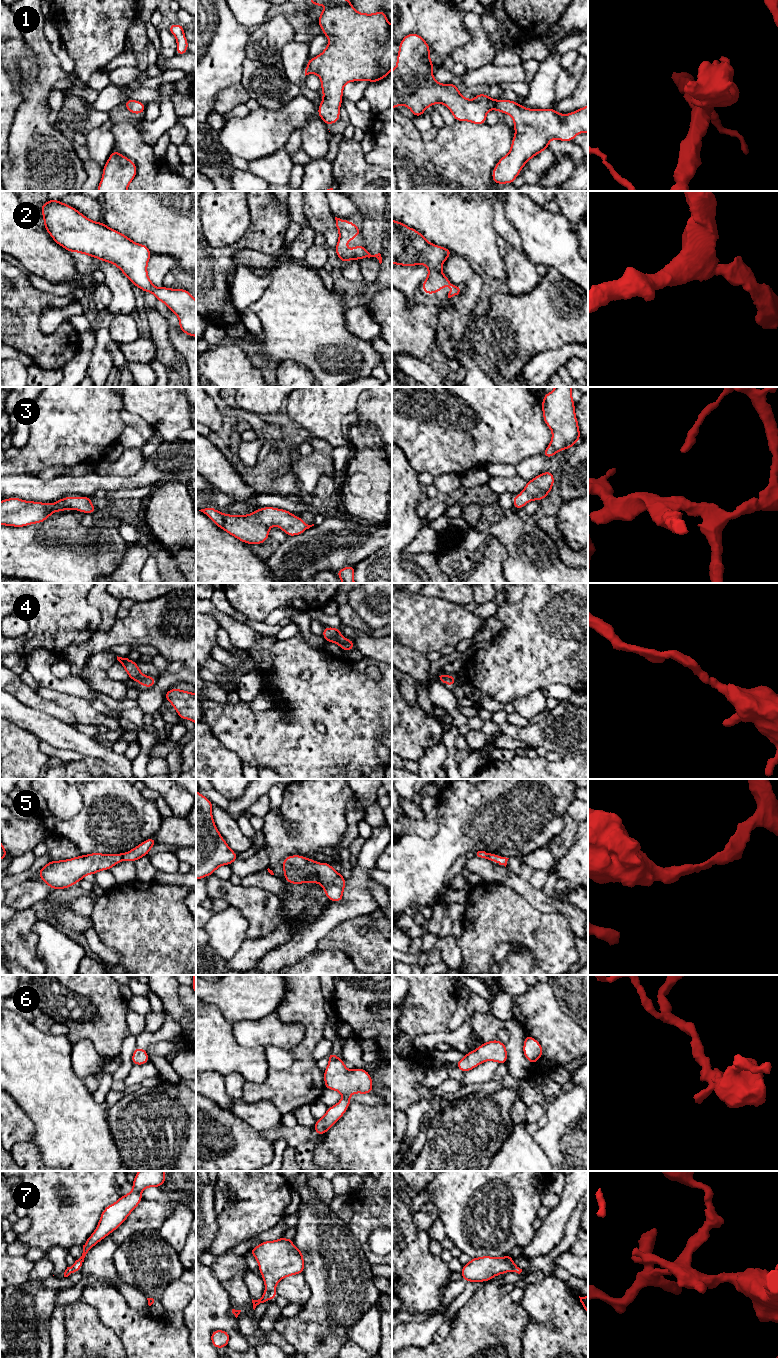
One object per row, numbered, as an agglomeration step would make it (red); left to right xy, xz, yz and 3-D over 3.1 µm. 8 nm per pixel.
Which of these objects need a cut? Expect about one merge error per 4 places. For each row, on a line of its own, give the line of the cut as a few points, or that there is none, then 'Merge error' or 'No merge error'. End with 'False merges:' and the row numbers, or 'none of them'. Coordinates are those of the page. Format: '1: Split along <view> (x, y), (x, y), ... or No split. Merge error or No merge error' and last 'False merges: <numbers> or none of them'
1: No split. No merge error
2: No split. No merge error
3: No split. No merge error
4: No split. No merge error
5: No split. No merge error
6: No split. No merge error
7: No split. No merge error
False merges: none of them

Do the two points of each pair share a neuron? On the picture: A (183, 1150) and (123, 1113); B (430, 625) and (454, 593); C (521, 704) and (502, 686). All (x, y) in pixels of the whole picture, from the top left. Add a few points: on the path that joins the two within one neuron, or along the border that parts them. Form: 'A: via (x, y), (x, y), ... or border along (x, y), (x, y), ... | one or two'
A: via (168, 1137), (138, 1122) | one
B: border along (425, 595), (445, 598), (462, 606) | two
C: border along (538, 689), (533, 689), (518, 696), (512, 703) | two

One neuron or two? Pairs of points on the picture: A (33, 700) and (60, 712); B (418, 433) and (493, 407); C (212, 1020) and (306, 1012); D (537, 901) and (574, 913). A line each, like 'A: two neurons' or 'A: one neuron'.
A: one neuron
B: one neuron
C: two neurons
D: one neuron

